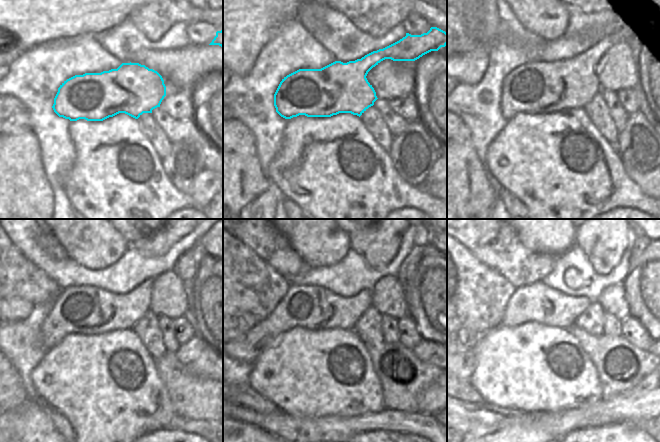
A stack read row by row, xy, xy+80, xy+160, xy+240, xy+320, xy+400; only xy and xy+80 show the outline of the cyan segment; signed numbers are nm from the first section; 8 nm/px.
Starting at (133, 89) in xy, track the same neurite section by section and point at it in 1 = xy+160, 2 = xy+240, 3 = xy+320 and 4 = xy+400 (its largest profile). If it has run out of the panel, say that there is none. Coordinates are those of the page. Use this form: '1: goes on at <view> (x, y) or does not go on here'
1: goes on at xy+160 (537, 87)
2: goes on at xy+240 (85, 310)
3: goes on at xy+320 (315, 308)
4: goes on at xy+400 (537, 303)

